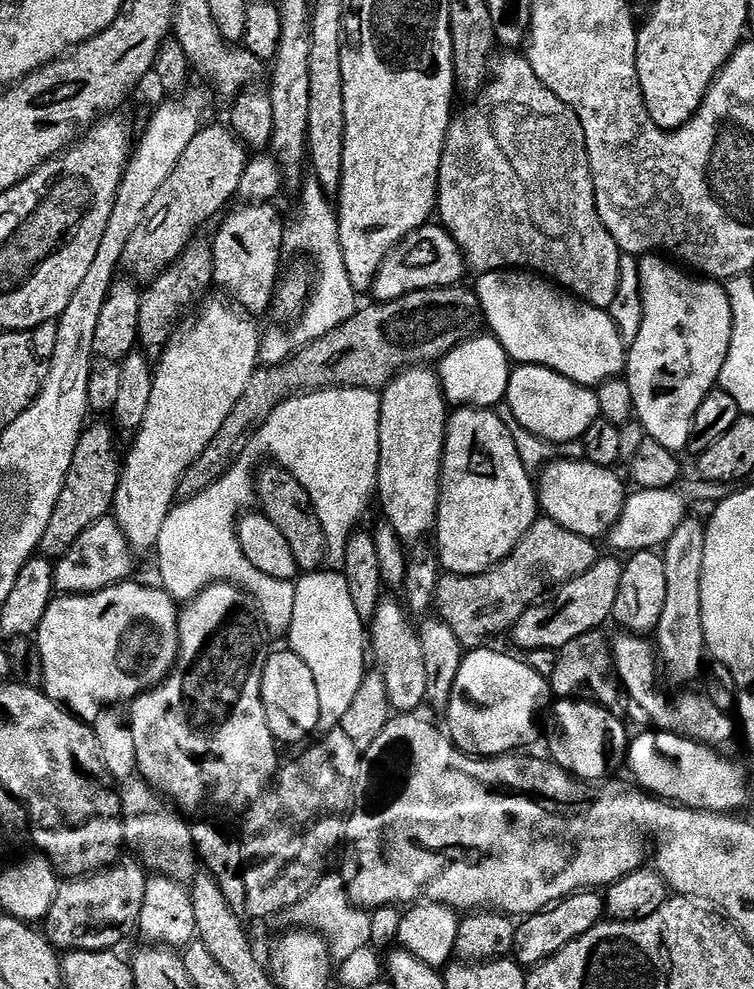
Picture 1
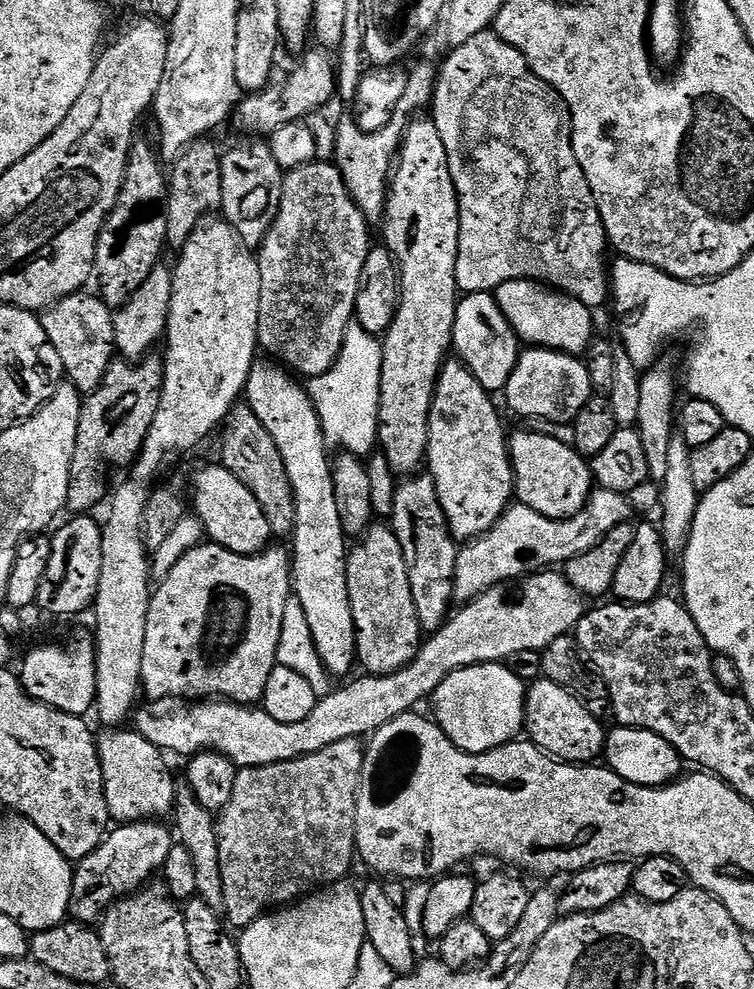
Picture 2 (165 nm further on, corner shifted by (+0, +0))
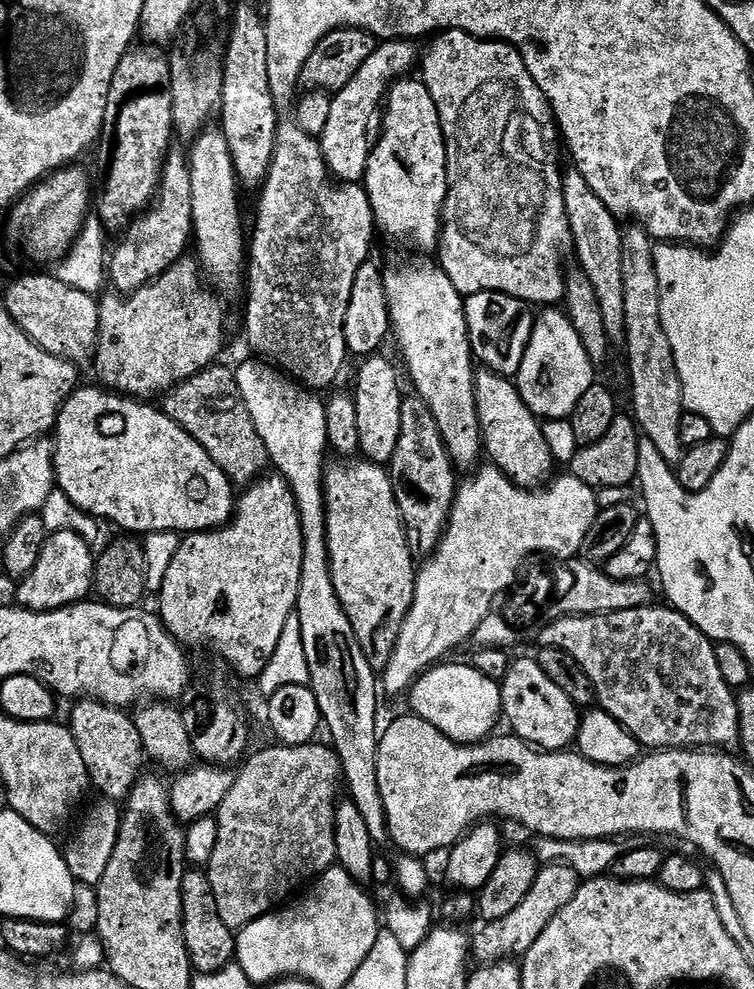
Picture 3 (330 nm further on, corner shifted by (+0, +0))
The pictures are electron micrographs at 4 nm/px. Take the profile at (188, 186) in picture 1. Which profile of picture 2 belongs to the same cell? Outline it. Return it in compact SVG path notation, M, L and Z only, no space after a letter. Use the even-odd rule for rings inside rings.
M316 46L305 51L302 59L304 61L289 74L281 92L253 92L235 109L234 121L242 131L253 132L256 138L271 137L274 130L319 113L323 104L331 102L332 96L334 100L338 92L337 57L329 49Z

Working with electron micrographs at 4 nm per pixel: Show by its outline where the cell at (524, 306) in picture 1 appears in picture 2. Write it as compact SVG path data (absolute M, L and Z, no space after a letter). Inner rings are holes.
M534 280L506 282L496 288L494 295L502 314L525 345L551 348L554 352L565 352L574 357L587 353L594 339L594 312L573 296L565 296L563 292L557 292Z

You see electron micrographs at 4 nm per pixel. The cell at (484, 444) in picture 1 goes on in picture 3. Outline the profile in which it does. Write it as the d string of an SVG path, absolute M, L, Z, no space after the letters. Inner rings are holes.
M416 254L412 264L383 269L388 322L391 335L396 336L400 356L408 367L415 395L421 396L438 422L453 465L463 470L482 456L480 423L474 402L474 382L477 367L474 365L472 343L468 337L468 323L464 313L465 297L454 290L454 282L446 278L439 263L428 261L424 254Z

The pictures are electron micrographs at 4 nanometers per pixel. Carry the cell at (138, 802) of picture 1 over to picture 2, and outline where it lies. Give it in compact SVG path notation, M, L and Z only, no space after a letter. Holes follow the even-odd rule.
M104 730L96 736L108 815L117 825L164 818L167 812L169 815L175 809L177 781L172 780L161 749L154 747L138 731L124 731L128 730Z

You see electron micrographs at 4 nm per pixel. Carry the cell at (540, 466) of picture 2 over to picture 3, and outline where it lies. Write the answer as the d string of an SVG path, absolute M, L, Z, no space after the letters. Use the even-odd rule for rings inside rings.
M487 370L477 371L474 382L474 402L478 410L478 422L480 423L480 439L483 451L489 456L491 463L503 474L509 476L513 484L519 488L538 488L548 483L552 472L552 448L540 429L541 421L526 406L526 402L520 396L520 390L507 376L497 376L496 373Z

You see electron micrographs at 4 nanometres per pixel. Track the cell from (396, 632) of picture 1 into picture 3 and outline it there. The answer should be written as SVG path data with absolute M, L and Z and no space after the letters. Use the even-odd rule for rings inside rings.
M336 458L333 461L324 469L330 578L346 618L350 618L350 626L354 626L354 634L358 638L358 646L362 646L362 654L366 654L366 662L370 662L373 672L380 674L390 662L390 654L394 654L394 642L398 642L402 622L406 622L406 614L414 602L418 568L406 542L398 498L394 498L391 471L383 464L363 458Z

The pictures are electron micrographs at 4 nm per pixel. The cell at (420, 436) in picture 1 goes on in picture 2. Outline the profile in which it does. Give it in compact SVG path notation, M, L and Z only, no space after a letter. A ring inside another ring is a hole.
M416 118L404 131L400 150L394 160L394 171L388 185L388 202L384 205L383 247L392 254L398 265L400 298L396 317L388 331L383 333L384 357L380 379L380 405L378 406L378 448L388 460L388 467L396 474L416 474L421 471L428 451L428 415L434 398L440 369L446 363L444 351L452 348L452 331L458 303L456 263L458 262L458 234L460 211L454 190L454 178L442 146L442 134L431 118Z

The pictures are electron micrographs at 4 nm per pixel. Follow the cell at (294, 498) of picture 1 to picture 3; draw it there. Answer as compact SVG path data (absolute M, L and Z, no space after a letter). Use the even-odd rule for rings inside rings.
M209 366L201 372L195 372L189 380L183 380L175 388L163 393L162 410L178 426L182 426L186 434L200 443L202 450L214 458L233 485L247 486L265 475L270 464L268 451L258 430L254 430L254 418L250 418L250 410L246 410L244 399L240 397L235 371L231 367L216 367Z

